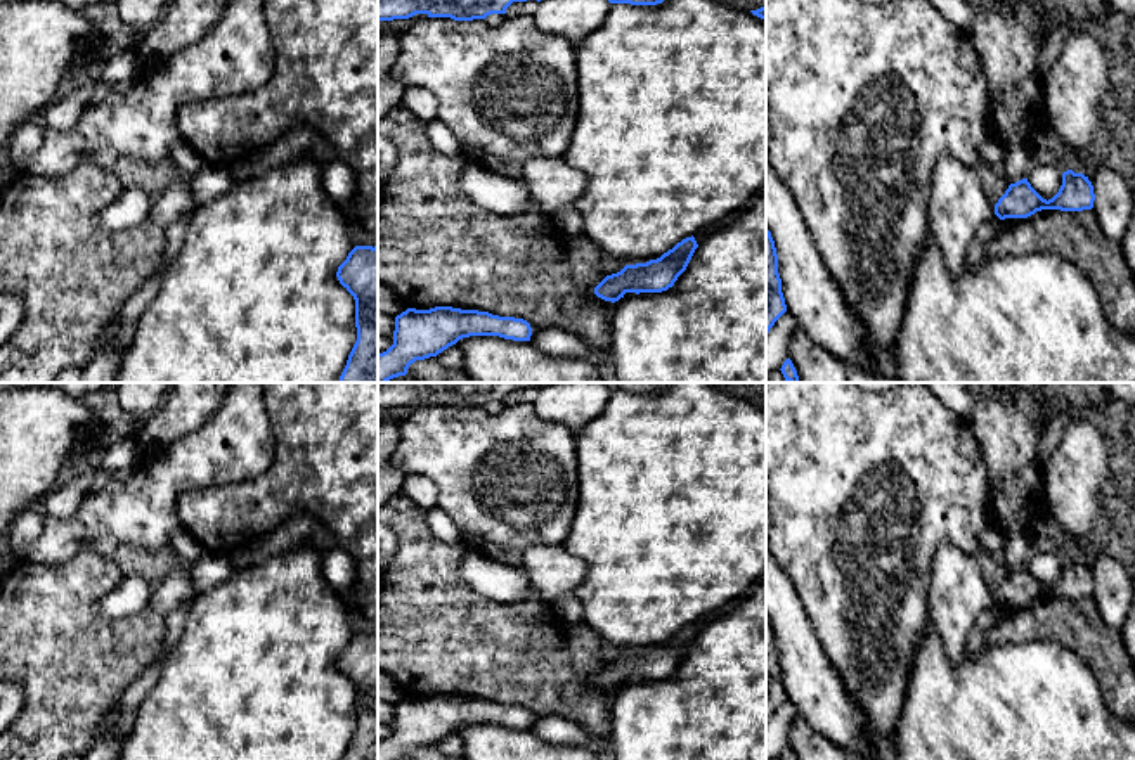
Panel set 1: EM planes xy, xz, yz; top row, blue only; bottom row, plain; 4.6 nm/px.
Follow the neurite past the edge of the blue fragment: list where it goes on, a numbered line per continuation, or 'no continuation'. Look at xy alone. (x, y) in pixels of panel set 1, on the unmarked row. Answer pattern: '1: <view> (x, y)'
no continuation

